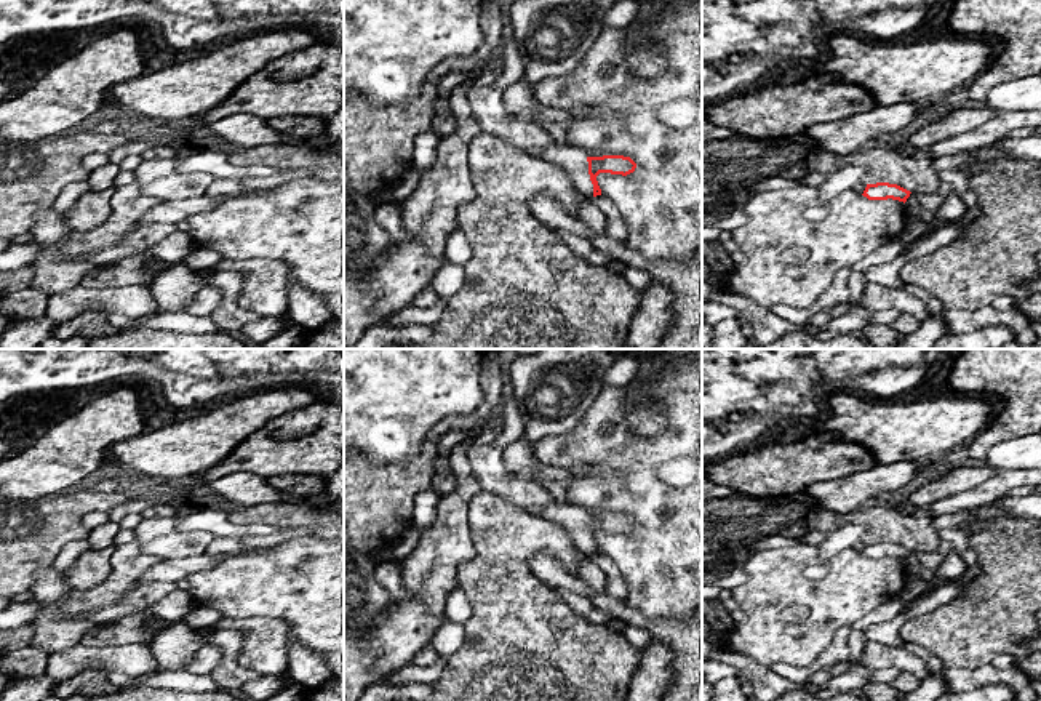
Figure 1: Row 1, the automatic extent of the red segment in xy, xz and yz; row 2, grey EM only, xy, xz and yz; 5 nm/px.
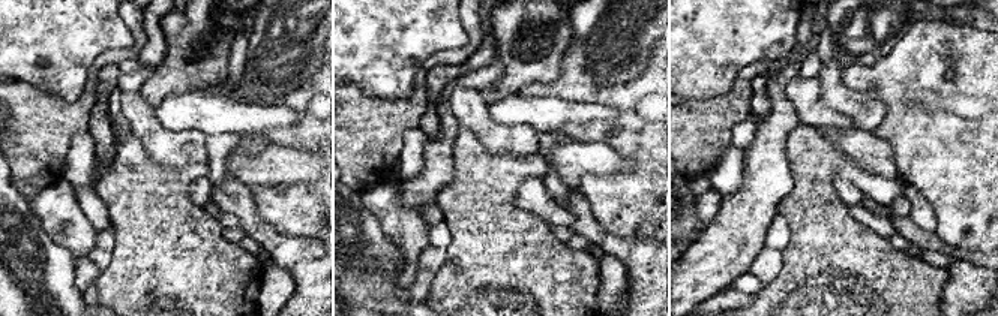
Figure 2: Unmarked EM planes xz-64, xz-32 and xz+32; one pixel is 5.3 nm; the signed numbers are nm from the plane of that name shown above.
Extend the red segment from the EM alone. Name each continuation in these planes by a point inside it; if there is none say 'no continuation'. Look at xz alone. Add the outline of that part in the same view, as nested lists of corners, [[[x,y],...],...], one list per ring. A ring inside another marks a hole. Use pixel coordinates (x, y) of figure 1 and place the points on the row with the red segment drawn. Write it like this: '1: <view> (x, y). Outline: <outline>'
1: xz (573, 162). Outline: [[[555,142],[542,154],[534,154],[531,157],[560,168],[564,173],[568,184],[574,186],[580,194],[590,198],[593,197],[593,184],[590,181],[587,162],[588,155],[584,150]]]

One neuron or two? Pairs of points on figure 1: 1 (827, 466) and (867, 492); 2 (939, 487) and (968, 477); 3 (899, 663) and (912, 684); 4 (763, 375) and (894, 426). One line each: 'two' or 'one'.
1: two
2: one
3: two
4: two

